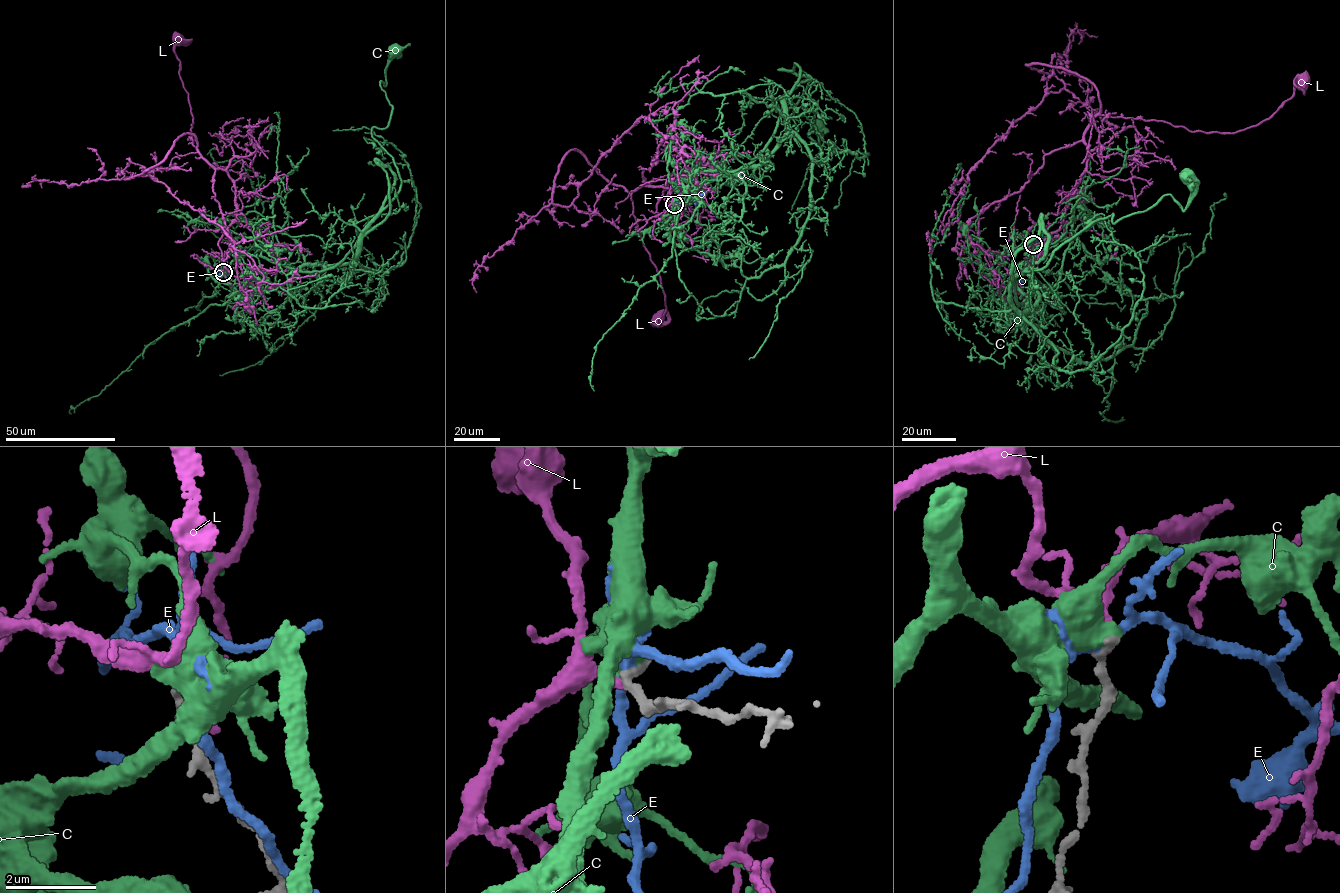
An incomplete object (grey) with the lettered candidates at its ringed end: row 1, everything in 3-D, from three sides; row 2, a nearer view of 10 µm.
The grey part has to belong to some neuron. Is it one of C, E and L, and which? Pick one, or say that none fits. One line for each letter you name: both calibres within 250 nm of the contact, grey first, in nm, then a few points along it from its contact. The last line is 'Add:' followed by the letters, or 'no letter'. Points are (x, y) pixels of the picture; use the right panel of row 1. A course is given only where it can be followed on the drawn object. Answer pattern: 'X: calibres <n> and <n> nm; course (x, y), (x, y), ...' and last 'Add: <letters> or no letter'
L: calibres 220 and 180 nm; course (1033, 244), (1028, 231), (1059, 213), (1079, 181), (1084, 137), (1097, 115), (1239, 131), (1271, 117), (1303, 78)
Add: L

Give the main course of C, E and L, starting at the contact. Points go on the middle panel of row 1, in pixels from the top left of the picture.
C: (675, 203), (682, 178), (753, 162), (783, 98), (814, 78), (793, 117), (812, 111), (821, 149), (817, 125)
E: (675, 203), (693, 201), (705, 192)
L: (674, 204), (669, 193), (664, 201), (679, 194), (672, 186), (631, 193), (665, 295), (655, 322)

